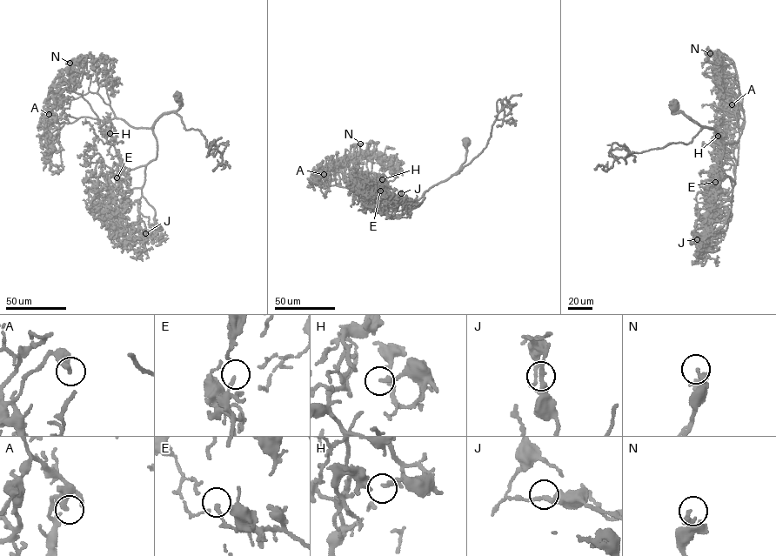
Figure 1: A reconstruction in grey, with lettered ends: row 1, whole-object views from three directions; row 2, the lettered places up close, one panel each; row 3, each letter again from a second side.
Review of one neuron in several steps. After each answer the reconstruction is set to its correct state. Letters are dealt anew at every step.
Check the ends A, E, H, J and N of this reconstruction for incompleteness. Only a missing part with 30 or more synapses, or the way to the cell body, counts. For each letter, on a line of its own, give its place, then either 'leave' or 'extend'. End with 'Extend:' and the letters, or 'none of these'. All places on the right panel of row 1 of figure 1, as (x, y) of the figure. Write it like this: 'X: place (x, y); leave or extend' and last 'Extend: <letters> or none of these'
A: place (732, 104); leave
E: place (715, 182); leave
H: place (718, 136); leave
J: place (697, 239); leave
N: place (710, 53); leave
Extend: none of these

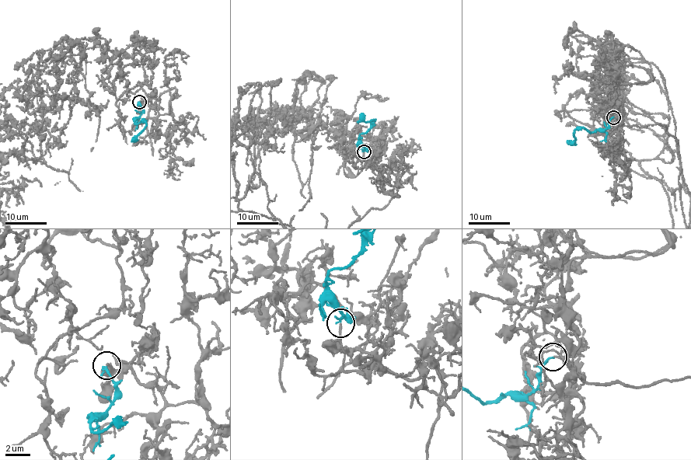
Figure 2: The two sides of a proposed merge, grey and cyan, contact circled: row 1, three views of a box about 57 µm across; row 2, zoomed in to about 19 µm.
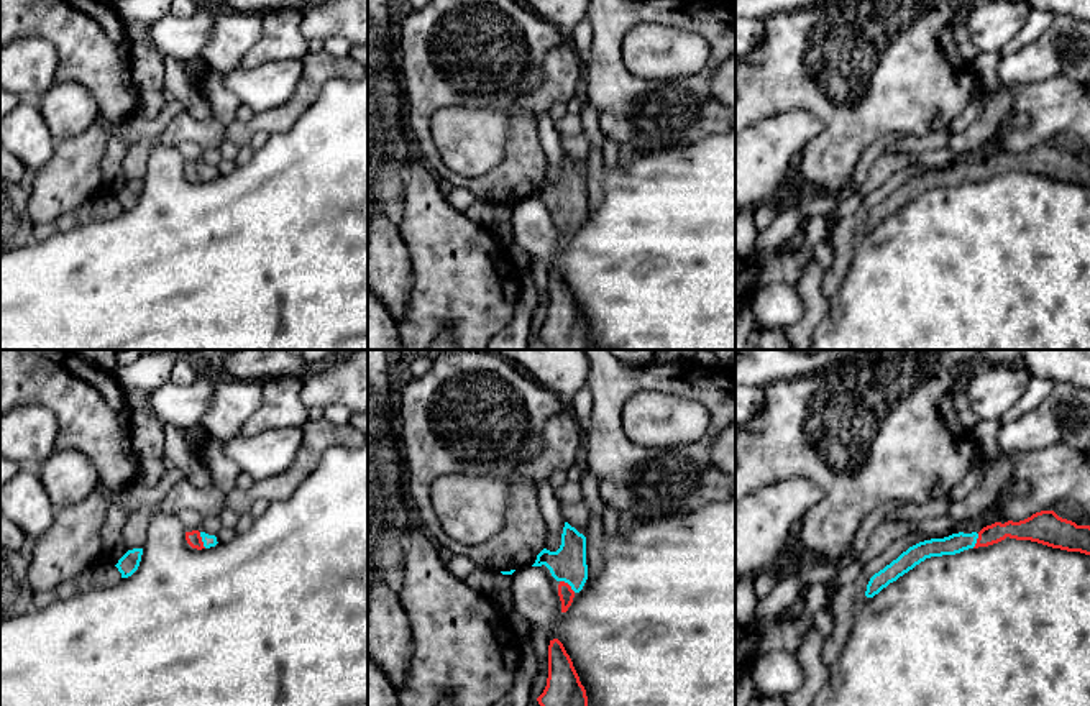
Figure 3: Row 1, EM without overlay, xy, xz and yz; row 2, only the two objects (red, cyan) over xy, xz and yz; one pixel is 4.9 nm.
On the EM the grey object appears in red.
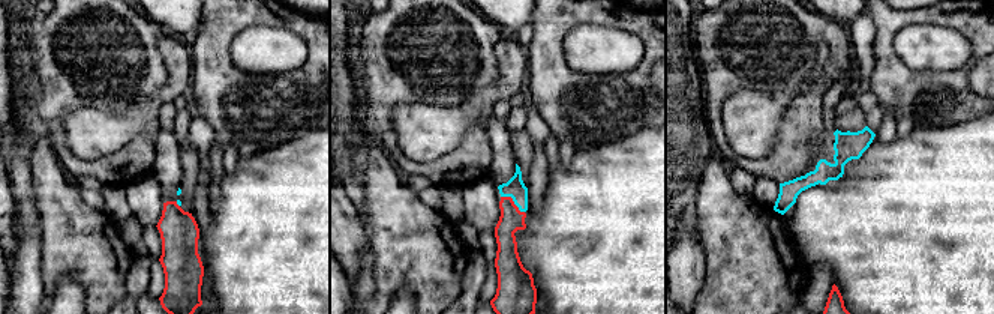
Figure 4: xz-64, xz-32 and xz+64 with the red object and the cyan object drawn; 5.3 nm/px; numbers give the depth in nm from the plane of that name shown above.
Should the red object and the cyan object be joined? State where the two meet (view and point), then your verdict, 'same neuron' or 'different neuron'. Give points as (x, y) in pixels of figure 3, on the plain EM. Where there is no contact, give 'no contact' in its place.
meets red in xz at (568, 217); same neuron

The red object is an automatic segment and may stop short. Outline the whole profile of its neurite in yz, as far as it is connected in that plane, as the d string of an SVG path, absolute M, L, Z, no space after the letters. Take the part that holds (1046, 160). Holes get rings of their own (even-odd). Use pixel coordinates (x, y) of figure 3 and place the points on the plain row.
M1041 143L1019 154L995 154L983 159L978 166L959 164L944 171L919 174L875 205L867 217L865 228L873 230L926 190L955 187L969 181L988 179L1005 172L1006 169L1090 187L1090 158L1077 158L1072 153L1059 149L1054 143Z

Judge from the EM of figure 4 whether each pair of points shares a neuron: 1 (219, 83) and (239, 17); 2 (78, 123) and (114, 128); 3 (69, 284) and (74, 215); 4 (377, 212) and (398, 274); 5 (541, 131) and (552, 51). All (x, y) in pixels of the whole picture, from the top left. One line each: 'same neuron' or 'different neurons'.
1: same neuron
2: same neuron
3: different neurons
4: same neuron
5: different neurons

